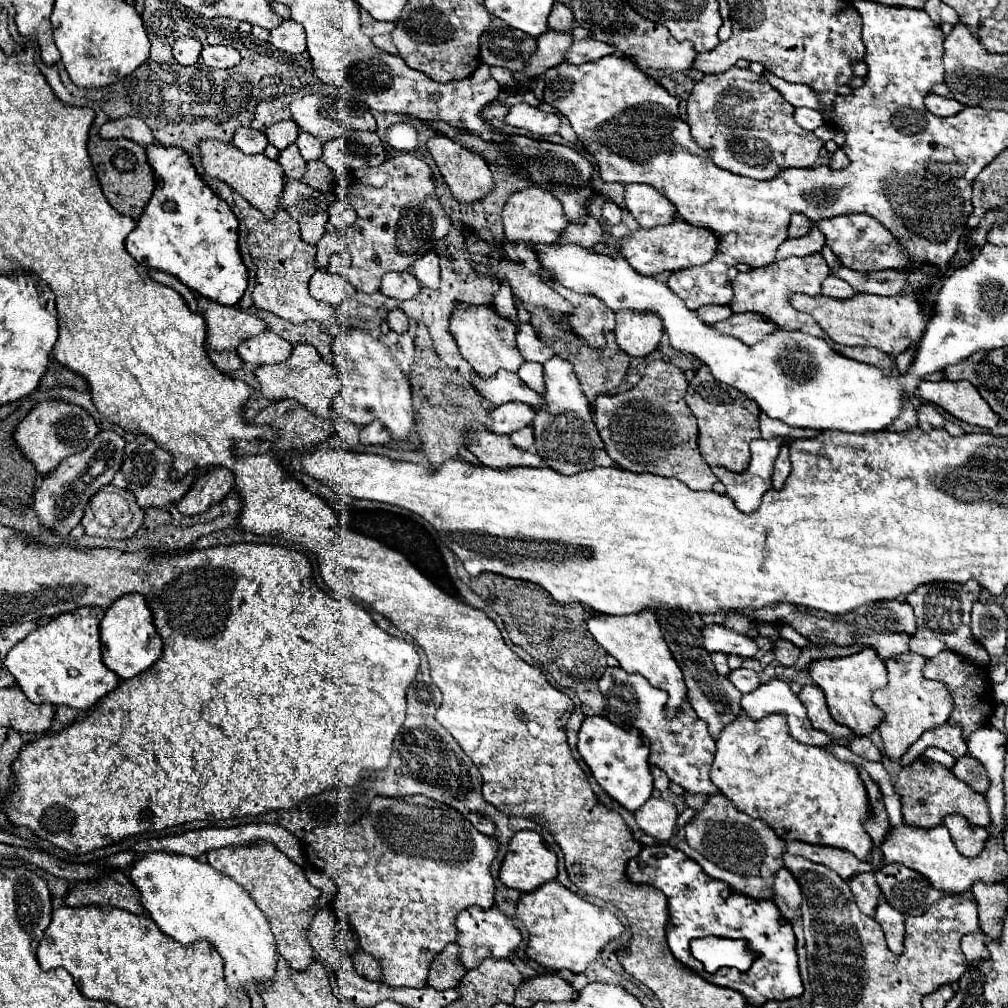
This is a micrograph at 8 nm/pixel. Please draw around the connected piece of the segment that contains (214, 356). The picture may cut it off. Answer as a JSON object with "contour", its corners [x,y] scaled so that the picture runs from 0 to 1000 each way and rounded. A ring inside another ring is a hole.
{"contour":[[[204,348],[206,350],[206,356],[210,358],[210,362],[220,368],[220,370],[228,370],[228,368],[234,368],[234,366],[240,366],[240,356],[236,354],[234,348],[222,348],[222,350],[216,350],[216,348]]]}

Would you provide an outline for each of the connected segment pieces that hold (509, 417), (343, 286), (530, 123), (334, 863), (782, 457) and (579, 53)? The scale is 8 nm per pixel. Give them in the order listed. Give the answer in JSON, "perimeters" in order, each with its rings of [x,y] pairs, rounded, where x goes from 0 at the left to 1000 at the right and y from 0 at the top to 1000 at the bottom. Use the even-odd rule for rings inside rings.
{"perimeters":[[[[502,400],[498,404],[492,404],[486,410],[486,426],[490,430],[498,430],[498,432],[506,432],[514,426],[520,426],[522,422],[528,420],[532,408],[530,404],[522,402],[522,400]]],[[[315,267],[308,277],[308,293],[315,299],[335,303],[341,297],[351,295],[353,287],[337,273],[329,273],[323,267]]],[[[520,100],[518,102],[510,102],[504,110],[504,114],[500,116],[500,120],[508,126],[516,126],[520,130],[526,130],[530,134],[548,134],[554,130],[556,126],[556,118],[554,114],[548,112],[540,112],[534,106],[526,106]]],[[[419,789],[373,791],[357,814],[349,818],[313,820],[308,826],[304,826],[304,816],[298,816],[296,832],[310,860],[323,866],[335,880],[329,902],[338,922],[351,923],[355,928],[355,941],[379,955],[381,975],[387,979],[421,981],[427,951],[450,934],[450,912],[454,904],[466,898],[478,902],[490,898],[486,856],[492,850],[494,834],[476,826],[452,803],[431,793]]],[[[776,441],[776,447],[768,459],[768,485],[776,485],[784,471],[784,455],[782,455],[782,441]]],[[[577,39],[577,41],[569,41],[567,47],[562,51],[562,61],[567,61],[567,64],[579,63],[579,61],[589,61],[595,59],[599,55],[609,53],[611,49],[603,43],[595,43],[589,39]]]]}

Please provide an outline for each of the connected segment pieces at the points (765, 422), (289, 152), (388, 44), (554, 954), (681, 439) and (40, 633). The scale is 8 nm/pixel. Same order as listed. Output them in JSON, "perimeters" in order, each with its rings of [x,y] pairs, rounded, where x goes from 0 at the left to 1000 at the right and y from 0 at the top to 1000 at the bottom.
{"perimeters":[[[[754,412],[754,428],[758,436],[768,436],[768,434],[780,434],[782,438],[788,436],[798,436],[798,434],[808,434],[810,428],[800,428],[800,426],[786,426],[780,424],[778,420],[772,420],[770,416],[764,416],[762,412]]],[[[292,142],[286,144],[282,150],[278,150],[276,162],[282,166],[284,176],[288,176],[288,178],[300,178],[300,170],[304,166],[304,160],[300,158],[300,154],[296,152],[296,146]]],[[[383,33],[383,35],[373,35],[373,37],[369,37],[369,41],[371,41],[371,45],[373,45],[373,47],[377,47],[379,51],[393,55],[393,47],[391,47],[389,37],[387,37],[385,33]]],[[[544,874],[526,886],[518,886],[512,908],[526,926],[522,947],[546,963],[563,961],[567,965],[577,965],[583,955],[595,947],[601,936],[615,930],[619,924],[619,918],[609,906],[579,894],[554,874]]],[[[647,358],[627,386],[591,394],[589,420],[613,463],[627,469],[671,473],[688,487],[706,487],[712,475],[692,447],[690,416],[679,398],[681,384],[683,378],[677,366],[663,358]]],[[[81,602],[71,608],[58,610],[48,620],[34,624],[26,634],[8,646],[4,658],[32,697],[91,703],[95,695],[117,682],[119,674],[101,658],[99,652],[101,612],[101,602]]]]}

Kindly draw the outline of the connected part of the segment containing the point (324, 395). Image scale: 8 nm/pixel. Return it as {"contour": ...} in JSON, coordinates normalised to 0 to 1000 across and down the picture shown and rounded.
{"contour":[[[296,340],[290,344],[288,354],[282,360],[260,362],[252,366],[252,372],[258,380],[258,390],[268,398],[278,396],[296,396],[304,406],[312,408],[315,414],[327,414],[327,396],[335,388],[335,374],[329,362],[325,362],[315,348],[306,340]]]}

